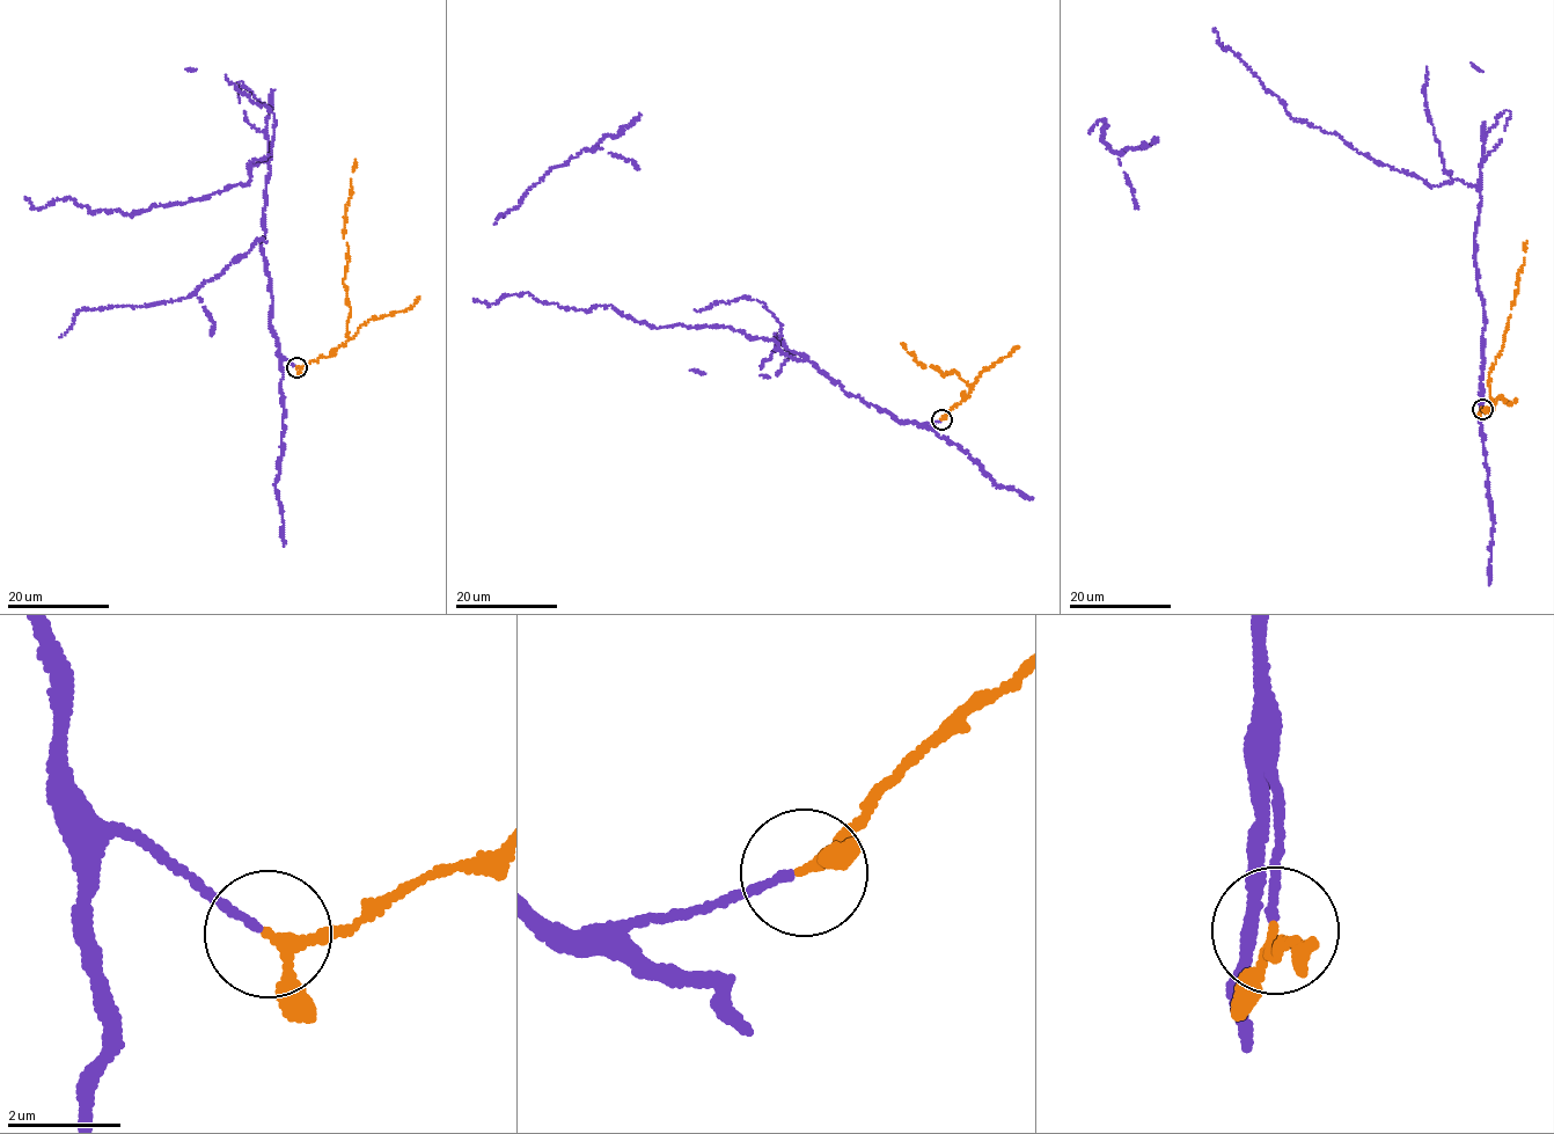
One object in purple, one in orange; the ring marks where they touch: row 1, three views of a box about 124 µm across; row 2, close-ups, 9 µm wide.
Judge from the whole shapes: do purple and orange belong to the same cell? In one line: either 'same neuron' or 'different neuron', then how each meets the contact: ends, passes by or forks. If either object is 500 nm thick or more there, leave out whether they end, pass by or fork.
same neuron | purple ends | orange passes by

